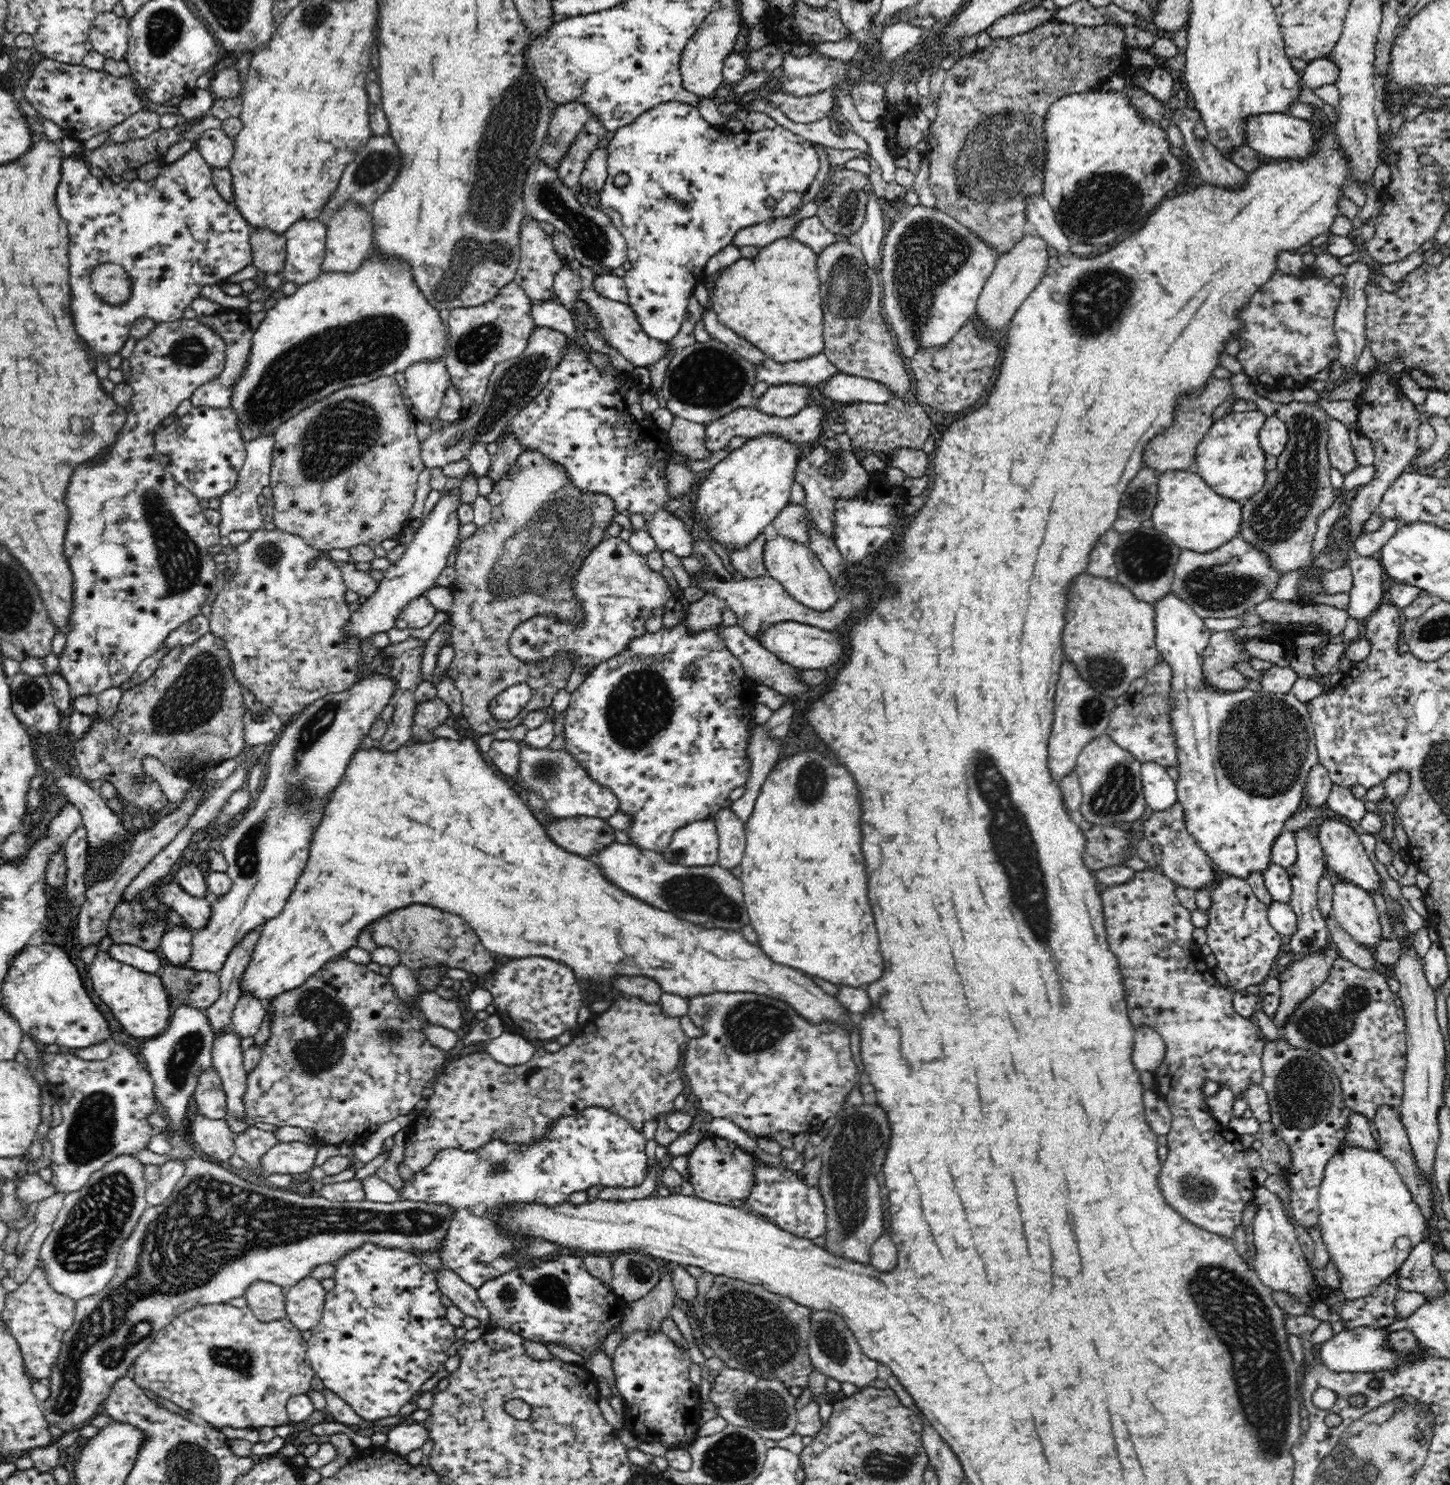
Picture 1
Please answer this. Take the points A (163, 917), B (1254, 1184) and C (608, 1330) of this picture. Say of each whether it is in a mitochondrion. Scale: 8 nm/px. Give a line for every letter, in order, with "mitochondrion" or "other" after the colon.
A: other
B: other
C: other

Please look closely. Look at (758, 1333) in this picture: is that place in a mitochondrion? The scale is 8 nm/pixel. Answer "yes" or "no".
yes

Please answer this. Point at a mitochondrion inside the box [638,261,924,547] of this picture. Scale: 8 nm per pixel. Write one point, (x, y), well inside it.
(710, 377)

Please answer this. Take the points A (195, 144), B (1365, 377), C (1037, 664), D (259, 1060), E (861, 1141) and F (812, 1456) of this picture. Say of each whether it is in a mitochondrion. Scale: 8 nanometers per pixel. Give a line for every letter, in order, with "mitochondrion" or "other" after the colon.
A: other
B: other
C: other
D: other
E: mitochondrion
F: other

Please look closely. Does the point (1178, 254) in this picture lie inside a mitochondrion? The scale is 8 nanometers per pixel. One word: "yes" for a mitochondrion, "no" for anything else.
no

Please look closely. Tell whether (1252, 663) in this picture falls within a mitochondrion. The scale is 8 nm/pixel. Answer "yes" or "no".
no

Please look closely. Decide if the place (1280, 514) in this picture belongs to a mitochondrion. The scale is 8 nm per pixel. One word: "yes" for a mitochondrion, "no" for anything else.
yes

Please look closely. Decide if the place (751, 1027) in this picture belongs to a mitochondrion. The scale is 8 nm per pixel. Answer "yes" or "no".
yes

